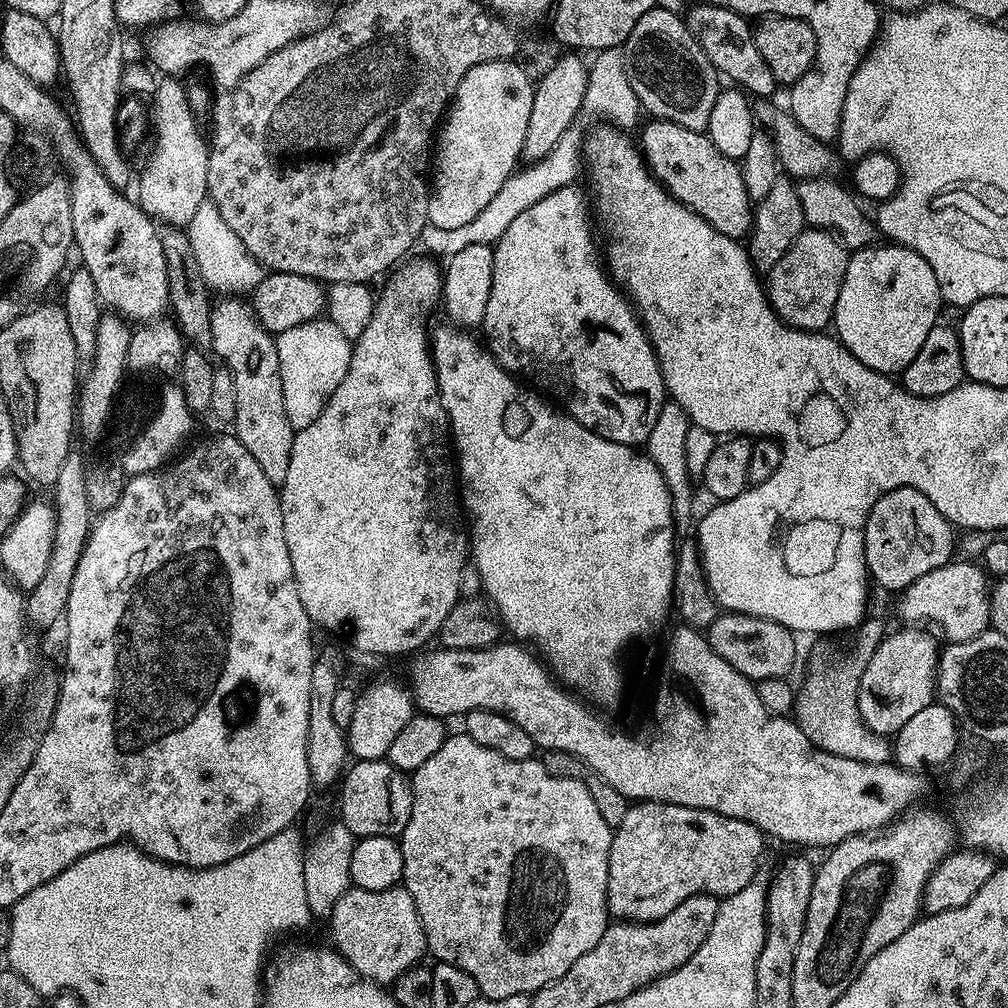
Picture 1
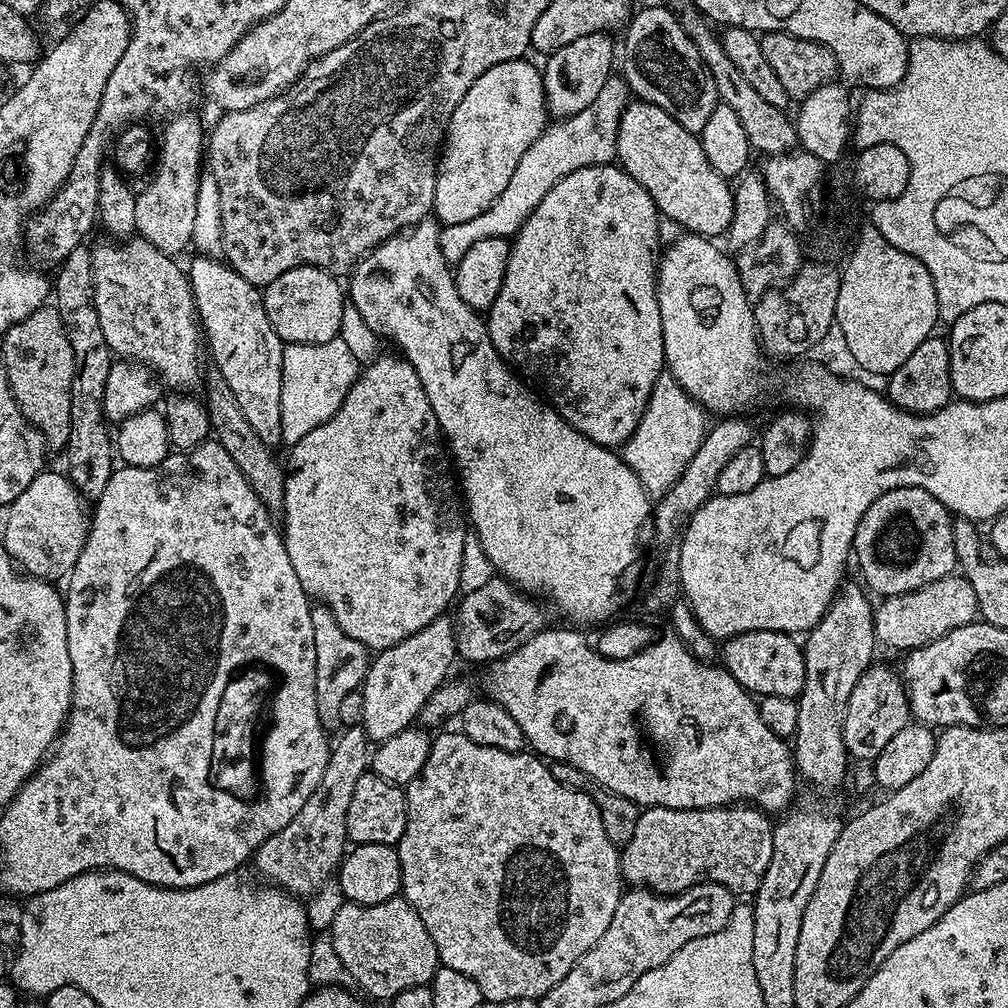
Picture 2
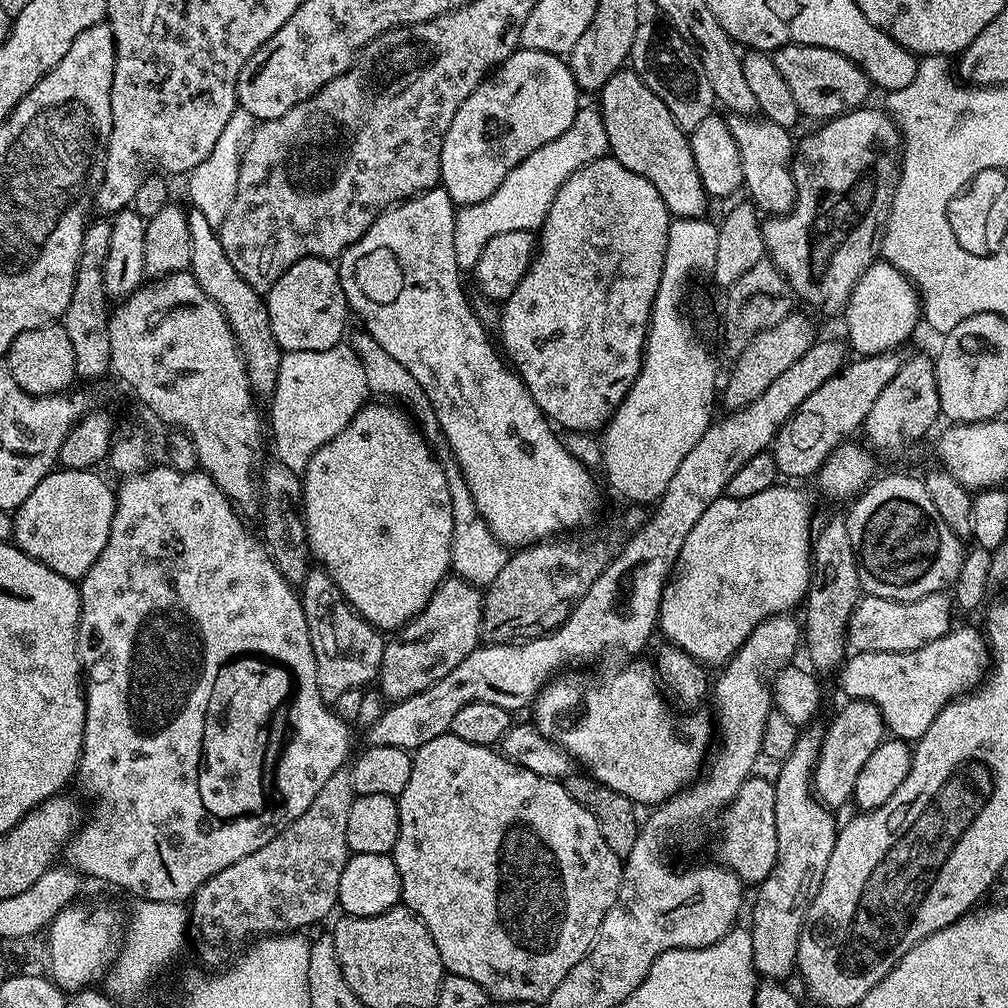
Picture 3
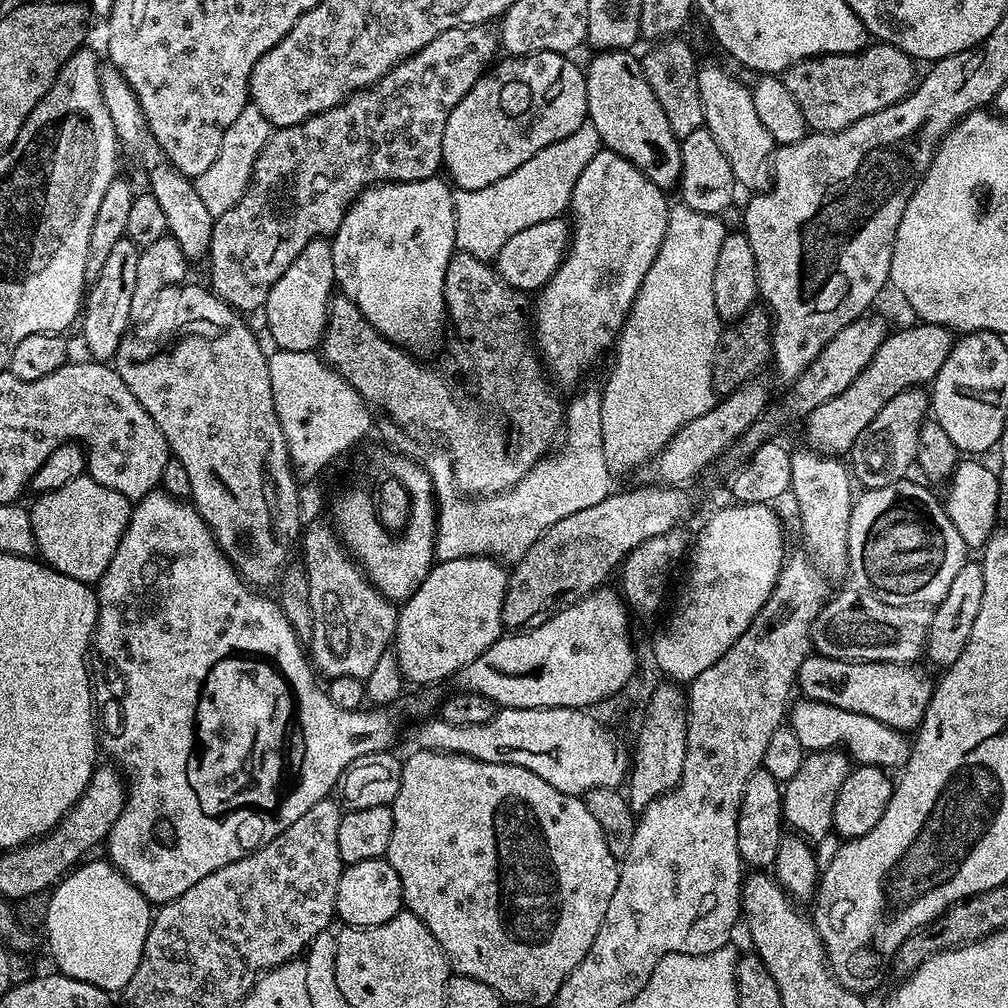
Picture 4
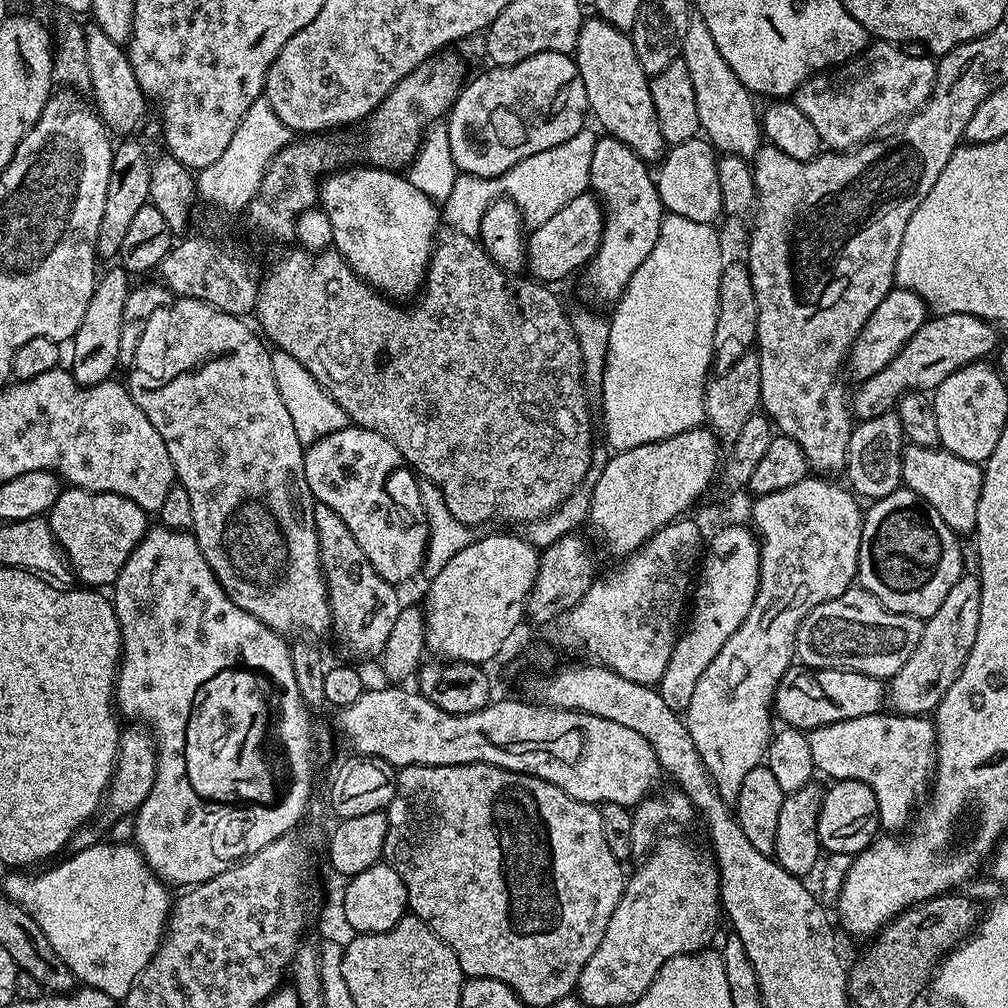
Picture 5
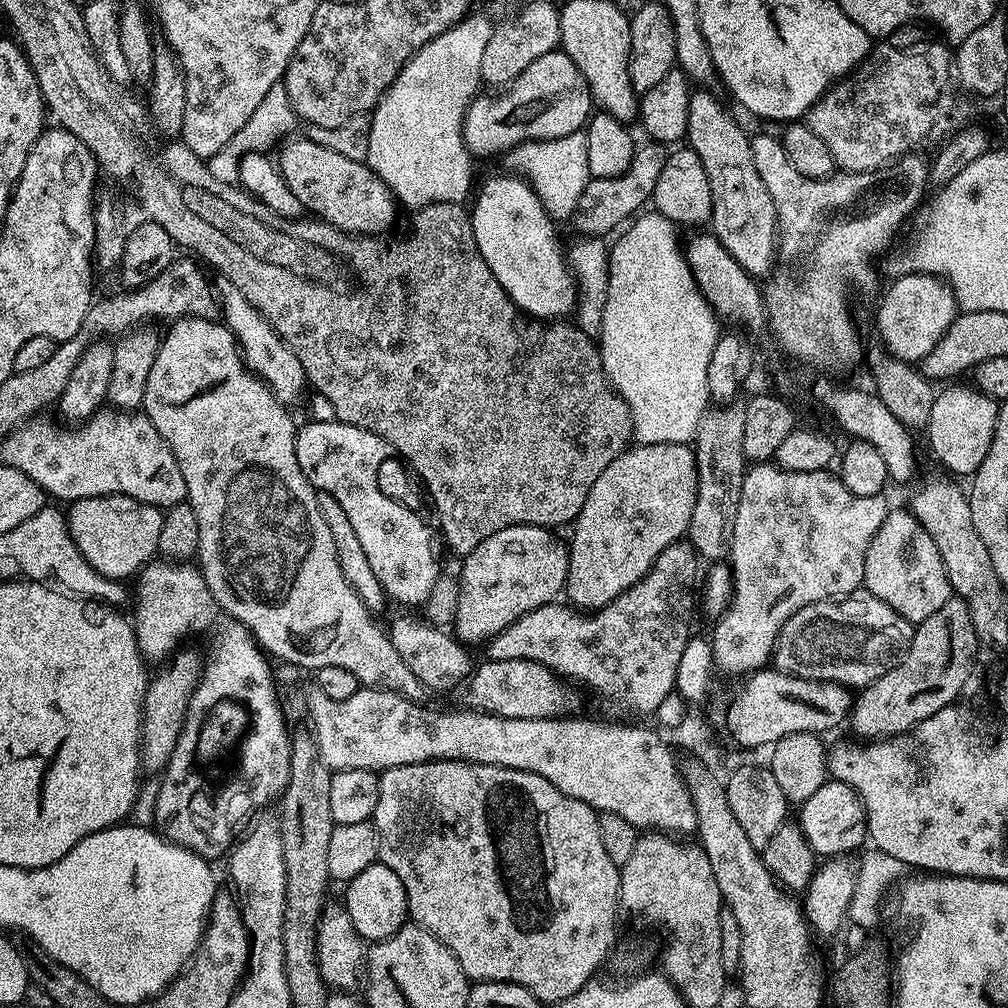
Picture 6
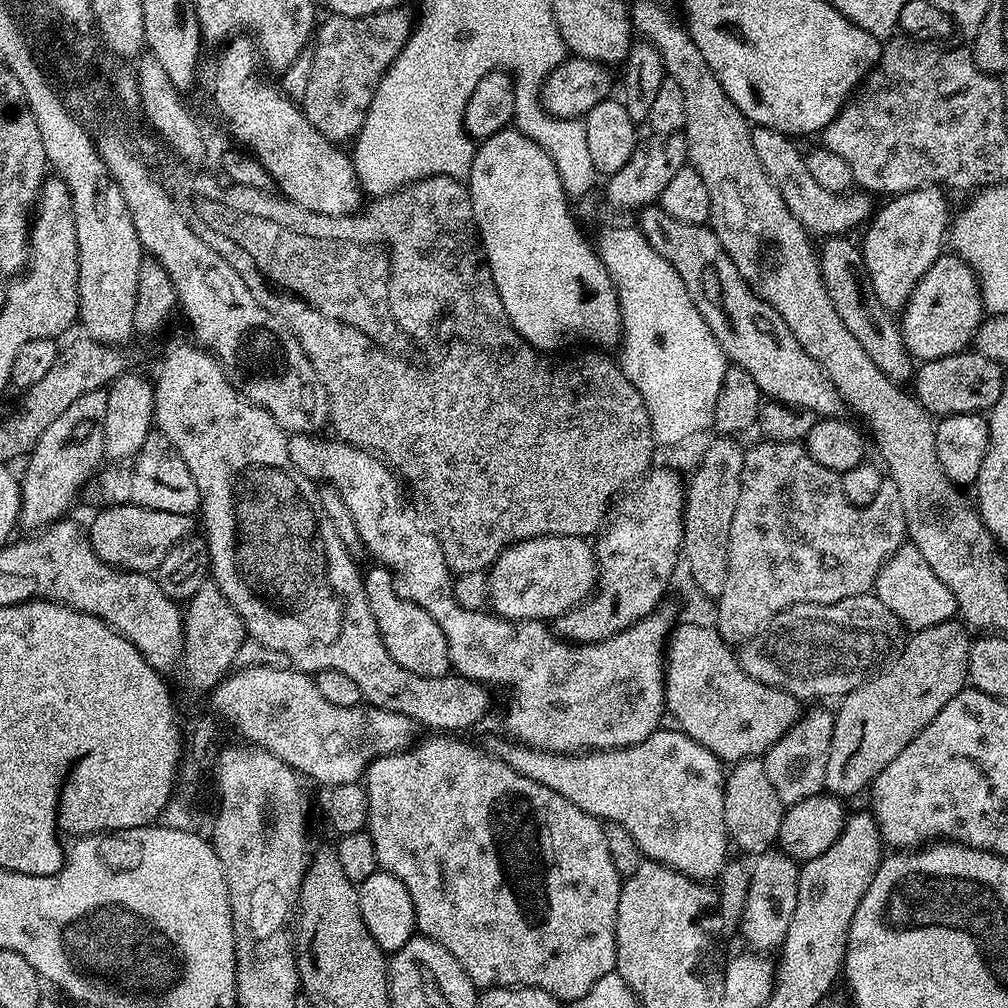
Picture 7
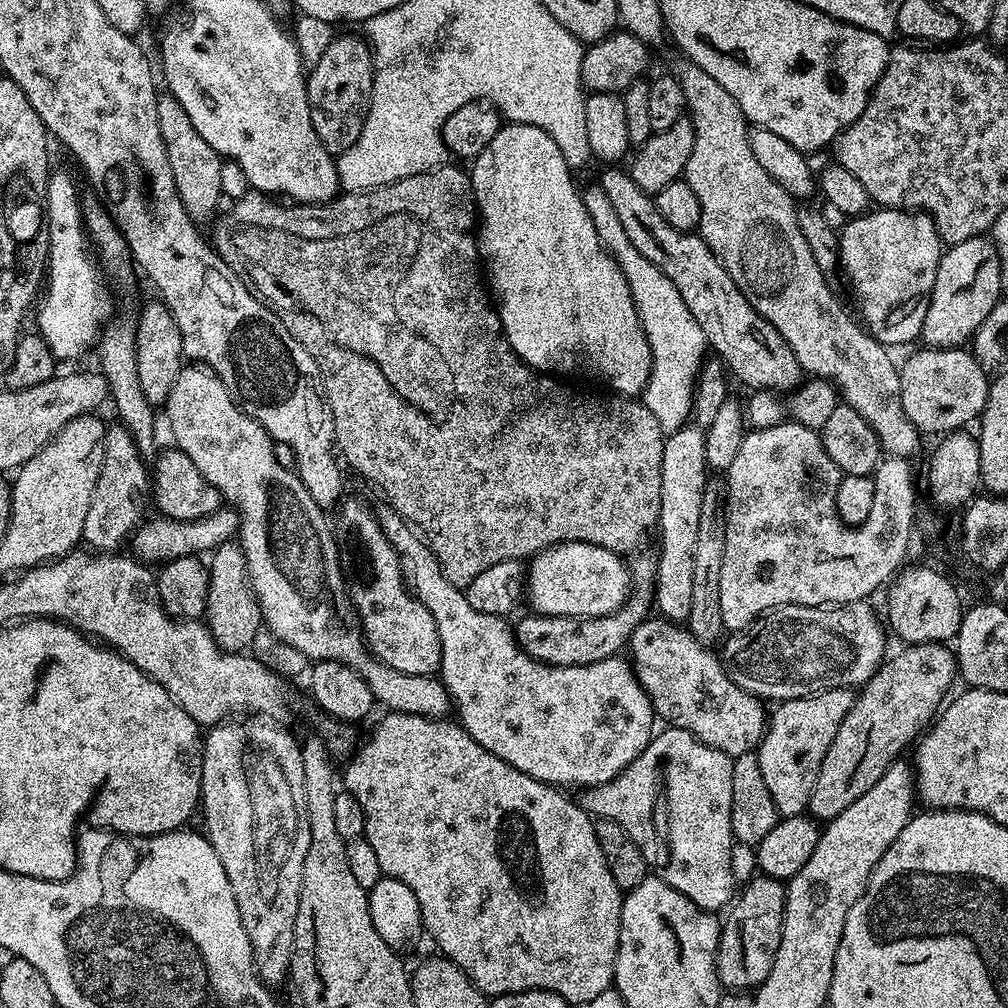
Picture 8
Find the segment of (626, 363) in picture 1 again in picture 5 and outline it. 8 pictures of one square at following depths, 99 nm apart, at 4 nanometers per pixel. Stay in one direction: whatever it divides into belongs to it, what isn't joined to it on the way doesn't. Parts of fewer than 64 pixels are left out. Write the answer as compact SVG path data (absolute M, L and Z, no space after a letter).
M604 134L594 146L594 158L590 158L589 189L598 197L604 210L602 242L592 259L583 269L584 284L596 300L615 302L626 290L634 270L646 262L654 242L658 242L660 227L666 215L664 203L656 189L656 181L648 176L649 165L626 142Z

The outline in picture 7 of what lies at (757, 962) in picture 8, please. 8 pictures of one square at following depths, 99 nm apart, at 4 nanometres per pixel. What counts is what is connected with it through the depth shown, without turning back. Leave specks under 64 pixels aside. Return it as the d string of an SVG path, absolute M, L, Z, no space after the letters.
M769 850L761 852L755 857L756 860L750 864L748 873L748 893L746 902L740 918L739 935L744 935L744 940L749 949L759 950L761 953L768 954L779 949L786 938L786 930L790 926L790 918L794 918L794 906L798 906L798 882L800 881L801 865L795 860L791 860L786 853L779 850Z

